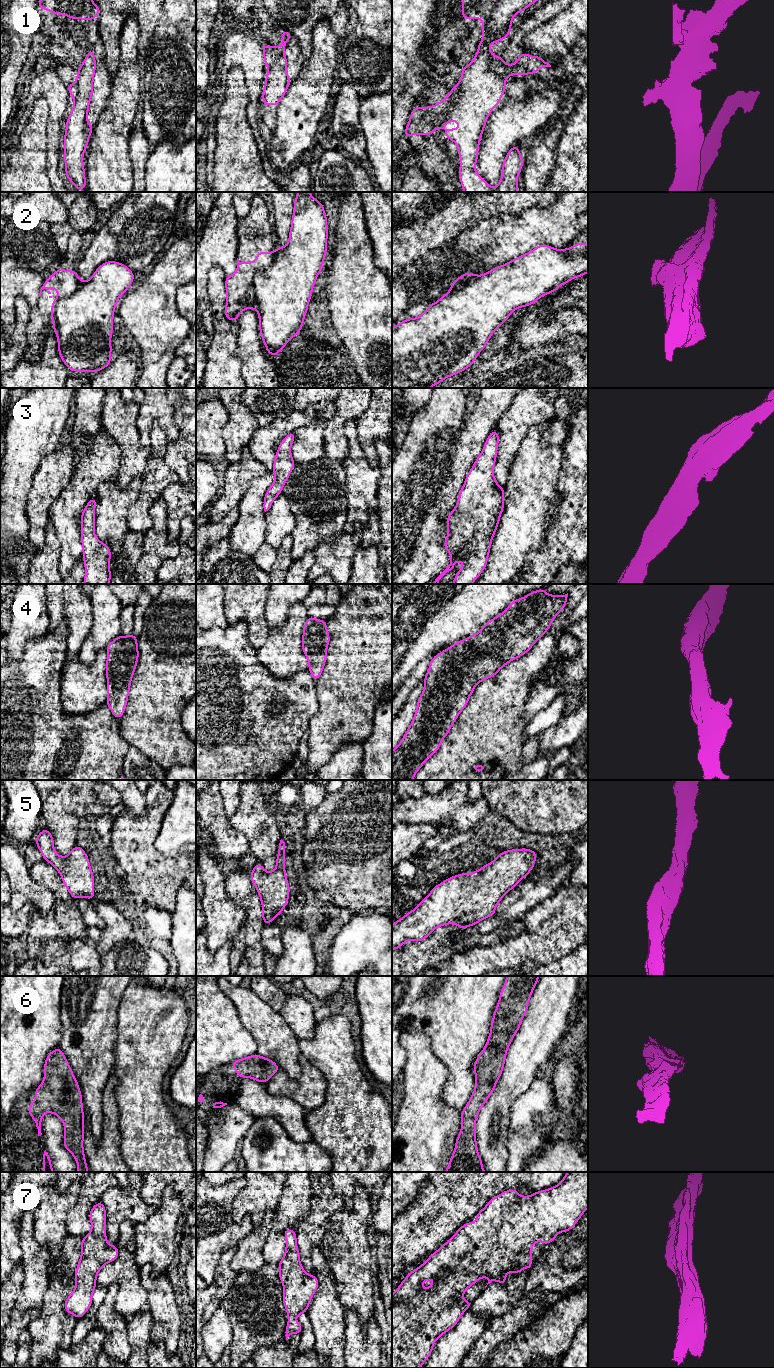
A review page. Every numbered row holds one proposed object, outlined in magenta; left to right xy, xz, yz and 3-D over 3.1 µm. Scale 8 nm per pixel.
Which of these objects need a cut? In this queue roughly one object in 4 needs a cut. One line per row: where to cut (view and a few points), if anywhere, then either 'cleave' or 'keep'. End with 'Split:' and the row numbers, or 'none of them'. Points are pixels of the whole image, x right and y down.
1: no cut | keep
2: xz (275, 250), (273, 262), (258, 269), (253, 277), (256, 309) | cleave
3: no cut | keep
4: no cut | keep
5: no cut | keep
6: no cut | keep
7: no cut | keep
Split: 2

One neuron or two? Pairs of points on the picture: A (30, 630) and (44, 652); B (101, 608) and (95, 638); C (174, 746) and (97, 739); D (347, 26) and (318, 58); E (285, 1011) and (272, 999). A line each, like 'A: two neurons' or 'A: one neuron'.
A: two neurons
B: one neuron
C: two neurons
D: two neurons
E: two neurons

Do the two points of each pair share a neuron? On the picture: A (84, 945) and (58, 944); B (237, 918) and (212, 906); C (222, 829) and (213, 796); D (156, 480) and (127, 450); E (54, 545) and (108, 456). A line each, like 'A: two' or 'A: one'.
A: two
B: one
C: one
D: two
E: two

